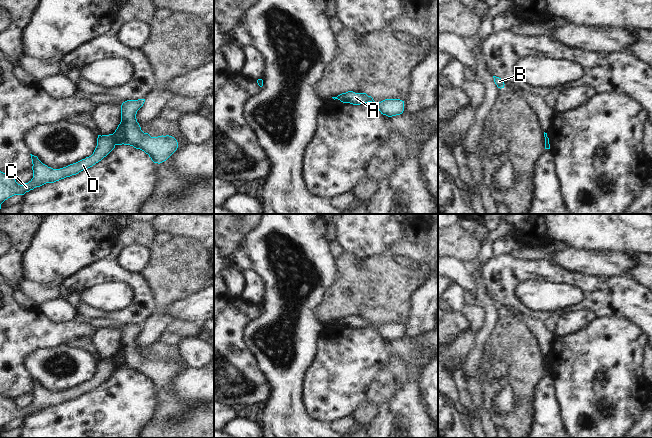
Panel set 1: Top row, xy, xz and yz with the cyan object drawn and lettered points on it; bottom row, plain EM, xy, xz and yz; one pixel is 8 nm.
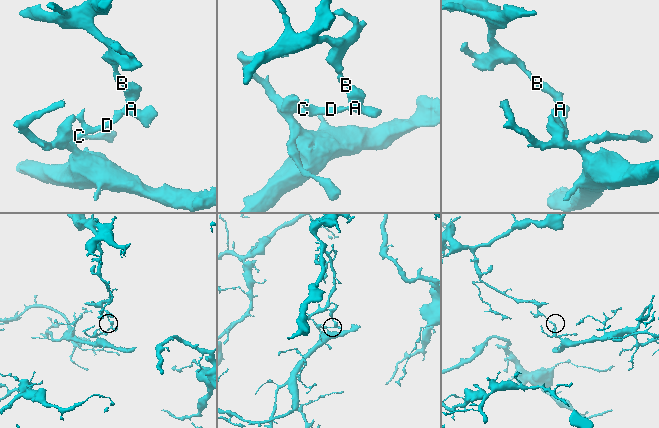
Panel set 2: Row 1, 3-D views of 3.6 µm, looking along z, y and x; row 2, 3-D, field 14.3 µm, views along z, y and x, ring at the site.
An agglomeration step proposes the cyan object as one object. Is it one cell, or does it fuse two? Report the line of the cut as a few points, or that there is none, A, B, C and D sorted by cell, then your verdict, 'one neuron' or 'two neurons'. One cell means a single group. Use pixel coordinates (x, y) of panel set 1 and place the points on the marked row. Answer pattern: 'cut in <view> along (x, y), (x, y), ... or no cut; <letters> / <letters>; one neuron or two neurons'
cut in xy along (112, 134), (116, 144); A B / C D; two neurons

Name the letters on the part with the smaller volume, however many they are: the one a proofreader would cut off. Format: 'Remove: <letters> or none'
Remove: C, D

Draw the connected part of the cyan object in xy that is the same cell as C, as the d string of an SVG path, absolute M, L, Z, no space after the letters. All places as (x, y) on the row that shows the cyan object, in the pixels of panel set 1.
M113 134L98 135L97 146L91 156L60 169L48 167L37 156L30 154L33 178L28 183L20 185L16 182L15 177L0 171L0 209L1 204L14 195L24 195L36 187L54 183L92 167L106 157L115 148L115 145Z

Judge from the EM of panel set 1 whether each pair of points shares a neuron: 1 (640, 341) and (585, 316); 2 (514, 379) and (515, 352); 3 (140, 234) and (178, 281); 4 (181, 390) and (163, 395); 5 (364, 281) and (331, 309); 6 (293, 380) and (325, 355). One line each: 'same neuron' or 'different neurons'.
1: different neurons
2: same neuron
3: same neuron
4: different neurons
5: same neuron
6: different neurons

